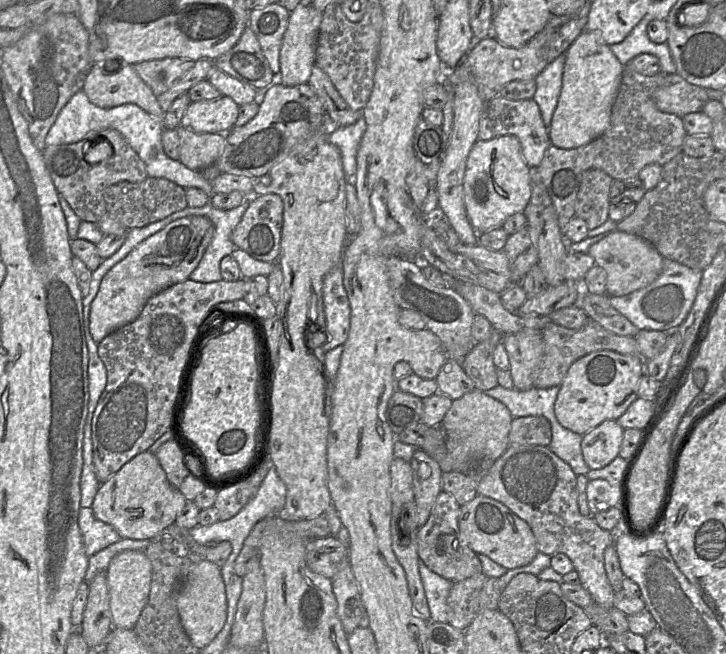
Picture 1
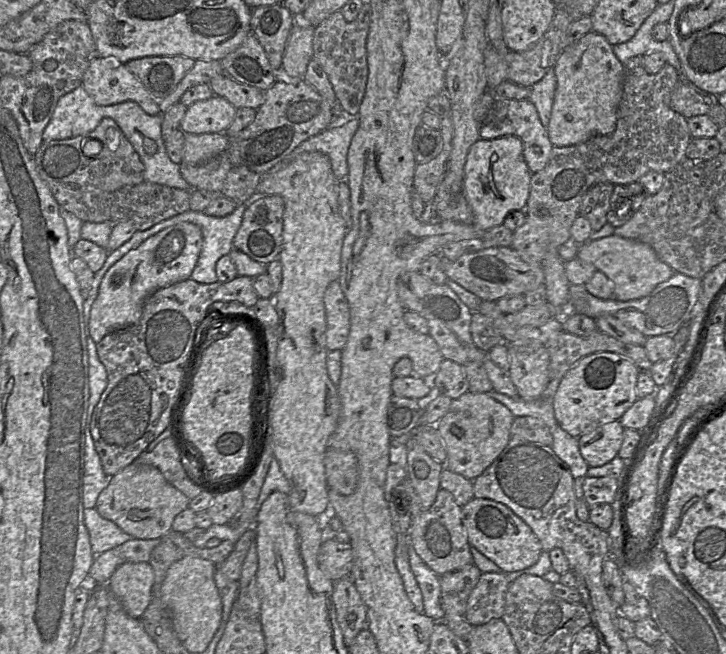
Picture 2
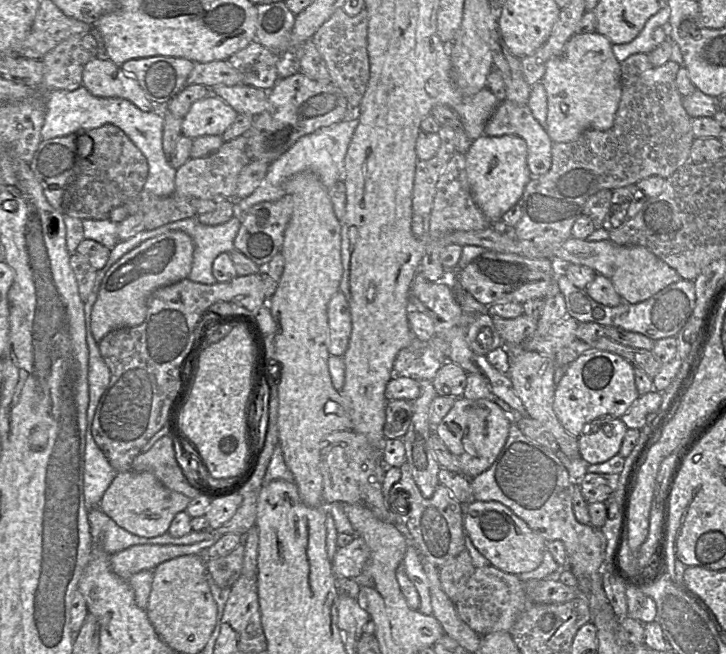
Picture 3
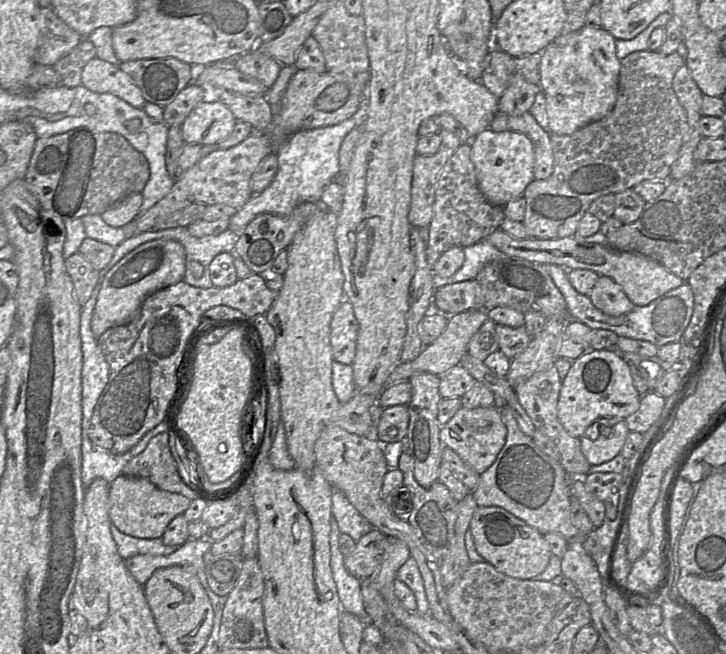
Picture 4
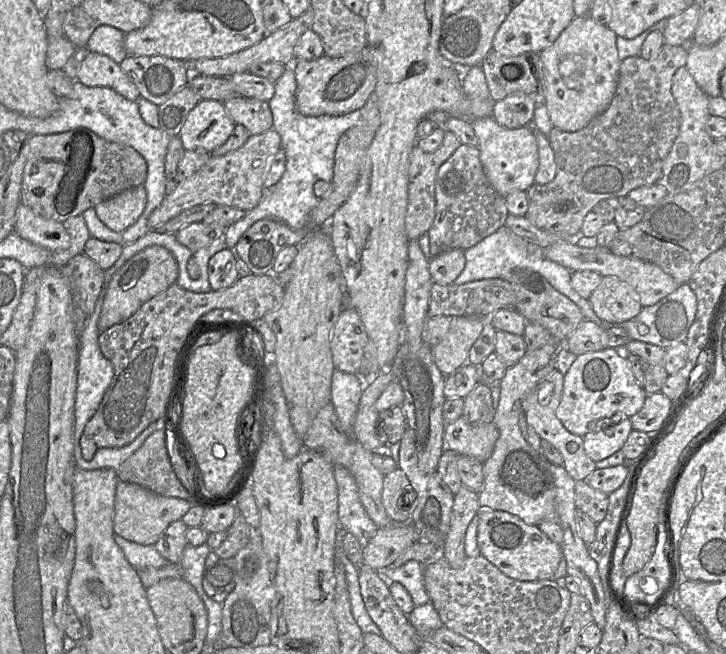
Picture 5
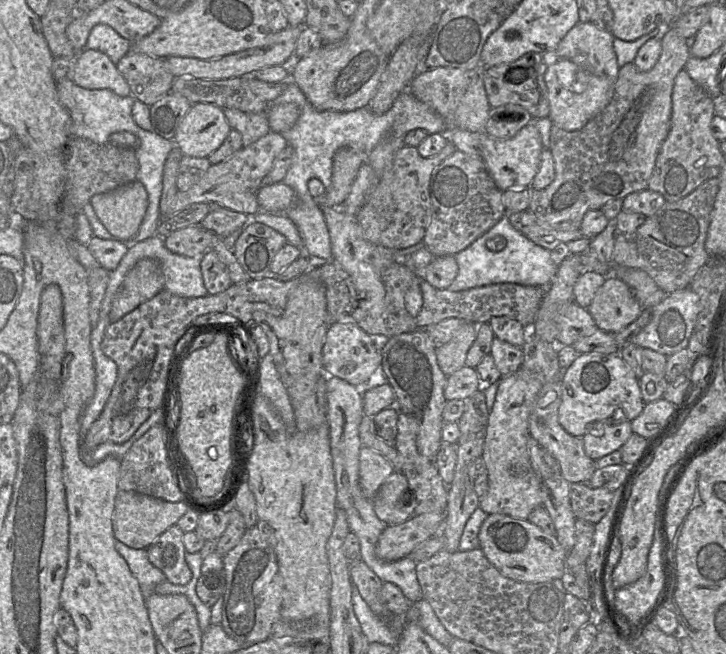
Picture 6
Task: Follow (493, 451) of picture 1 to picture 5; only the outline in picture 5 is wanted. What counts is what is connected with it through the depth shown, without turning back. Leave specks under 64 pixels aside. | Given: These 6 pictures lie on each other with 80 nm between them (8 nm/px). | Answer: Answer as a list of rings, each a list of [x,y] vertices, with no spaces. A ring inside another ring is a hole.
[[[460,417],[446,424],[443,439],[448,449],[484,463],[493,453],[499,430],[493,422],[473,424]]]

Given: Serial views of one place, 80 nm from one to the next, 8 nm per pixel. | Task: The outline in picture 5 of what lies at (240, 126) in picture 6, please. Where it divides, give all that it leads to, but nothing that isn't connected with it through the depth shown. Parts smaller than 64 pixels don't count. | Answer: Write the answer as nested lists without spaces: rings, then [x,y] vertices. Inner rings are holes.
[[[235,97],[225,101],[223,105],[233,122],[243,125],[250,136],[272,129],[272,113],[266,101]]]

